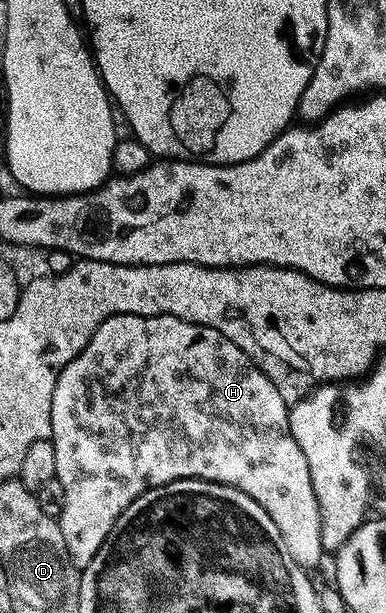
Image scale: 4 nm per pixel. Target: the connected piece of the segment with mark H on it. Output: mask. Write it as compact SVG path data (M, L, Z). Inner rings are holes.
M116 314L109 318L95 332L95 336L87 344L87 348L59 376L59 384L55 388L51 416L53 417L52 444L55 448L55 464L57 465L57 478L63 484L67 495L66 504L63 507L63 516L60 518L63 540L67 540L67 552L71 560L78 568L84 568L99 556L99 548L111 536L111 528L143 496L148 490L154 490L160 486L166 486L172 482L187 482L200 480L202 482L214 482L220 486L230 486L255 500L255 504L262 506L275 520L275 528L287 540L287 548L291 548L291 556L295 556L295 564L299 564L304 570L313 572L321 562L321 557L326 557L327 552L323 548L323 516L319 512L319 500L315 496L315 484L311 484L311 468L307 468L307 460L303 457L303 450L299 444L295 444L295 436L291 436L289 427L289 412L291 406L279 396L279 388L267 380L267 376L260 370L250 358L245 355L243 348L239 348L227 336L215 332L210 326L191 324L182 318L173 318L170 314L164 314L158 318L140 318L134 314Z

